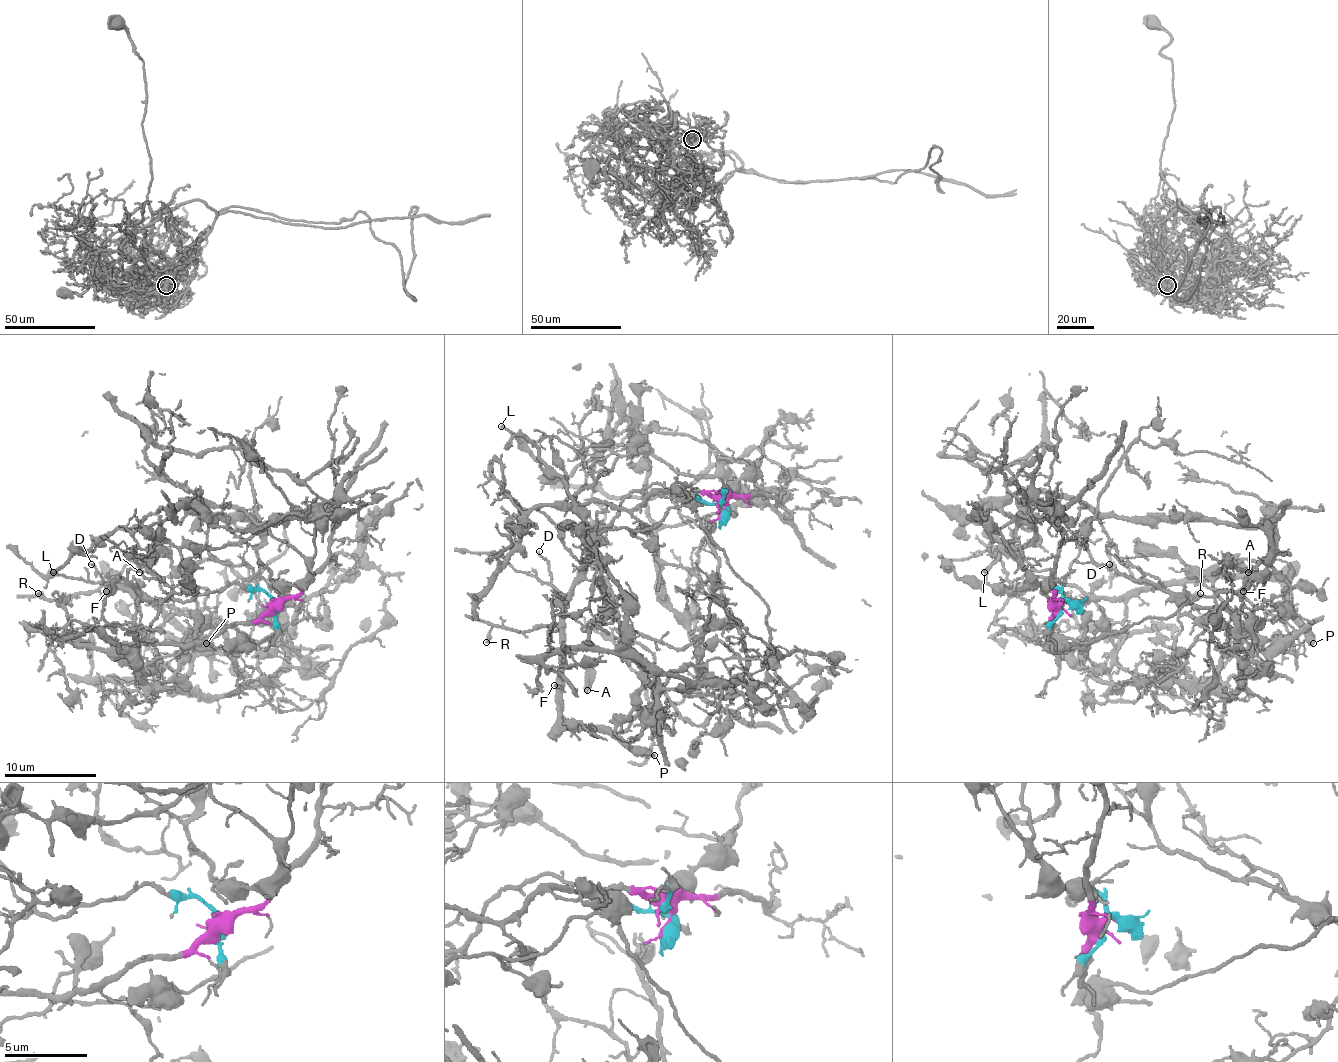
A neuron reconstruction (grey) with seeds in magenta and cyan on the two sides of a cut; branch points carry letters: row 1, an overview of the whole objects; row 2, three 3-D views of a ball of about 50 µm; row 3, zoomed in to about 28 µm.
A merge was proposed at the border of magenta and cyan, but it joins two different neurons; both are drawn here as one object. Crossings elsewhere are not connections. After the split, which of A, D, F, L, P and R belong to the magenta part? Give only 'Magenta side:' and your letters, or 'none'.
Magenta side: none

